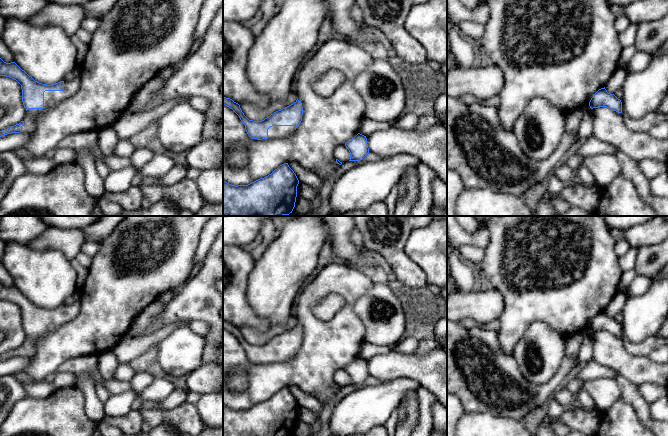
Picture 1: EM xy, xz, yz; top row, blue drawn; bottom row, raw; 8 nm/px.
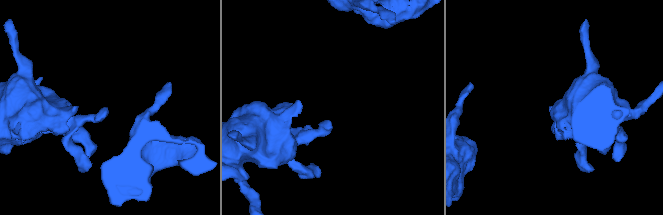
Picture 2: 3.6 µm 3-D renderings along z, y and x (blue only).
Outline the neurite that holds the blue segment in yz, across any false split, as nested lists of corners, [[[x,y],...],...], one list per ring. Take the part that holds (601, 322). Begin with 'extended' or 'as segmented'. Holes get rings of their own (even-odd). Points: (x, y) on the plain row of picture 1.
as segmented | [[[604,312],[599,313],[591,322],[589,326],[589,330],[591,333],[598,331],[607,331],[616,335],[618,337],[622,337],[622,326],[618,323],[614,318],[610,318]]]

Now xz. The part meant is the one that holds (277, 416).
as segmented | [[[288,387],[248,409],[235,410],[223,405],[223,436],[292,436],[298,408],[299,404]]]

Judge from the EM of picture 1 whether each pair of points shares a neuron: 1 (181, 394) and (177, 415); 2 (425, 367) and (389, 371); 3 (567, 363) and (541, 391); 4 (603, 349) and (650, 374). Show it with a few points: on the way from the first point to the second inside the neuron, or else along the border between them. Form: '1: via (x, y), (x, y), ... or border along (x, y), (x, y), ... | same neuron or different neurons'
1: border along (185, 401), (173, 408), (162, 410) | different neurons
2: via (416, 367), (398, 367) | same neuron
3: via (563, 371), (549, 386) | same neuron
4: via (615, 356), (638, 371) | same neuron

